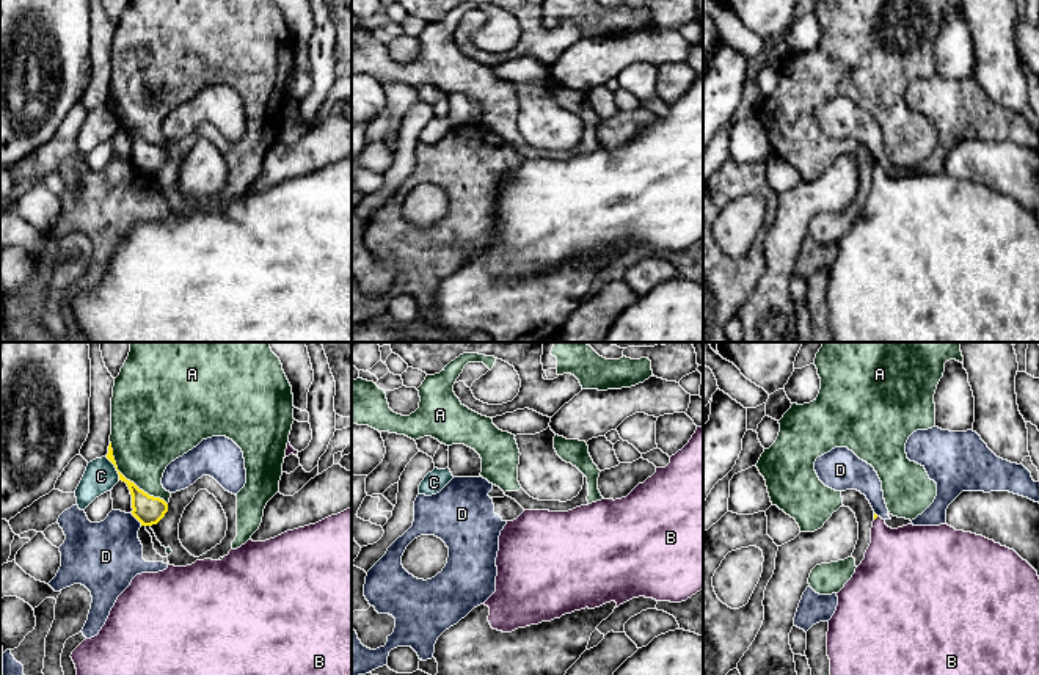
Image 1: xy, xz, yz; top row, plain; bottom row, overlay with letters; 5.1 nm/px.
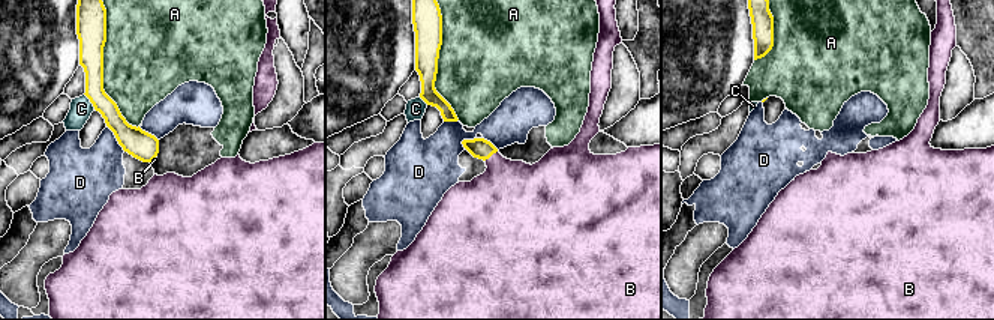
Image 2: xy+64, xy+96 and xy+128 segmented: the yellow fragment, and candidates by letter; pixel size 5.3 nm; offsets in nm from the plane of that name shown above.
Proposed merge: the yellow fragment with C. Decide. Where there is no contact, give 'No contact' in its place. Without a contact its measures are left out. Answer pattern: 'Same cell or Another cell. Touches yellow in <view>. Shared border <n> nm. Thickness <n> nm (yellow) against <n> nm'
Another cell. Touches yellow in xy. Shared border 140 nm. Thickness 120 nm (yellow) against 170 nm

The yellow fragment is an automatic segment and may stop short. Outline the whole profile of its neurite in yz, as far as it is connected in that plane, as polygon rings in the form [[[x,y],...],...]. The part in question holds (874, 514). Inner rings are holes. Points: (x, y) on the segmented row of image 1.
[[[874,513],[871,543],[852,578],[837,593],[838,606],[829,620],[827,656],[830,675],[1039,675],[1039,576],[1014,549],[945,524],[891,529]]]

